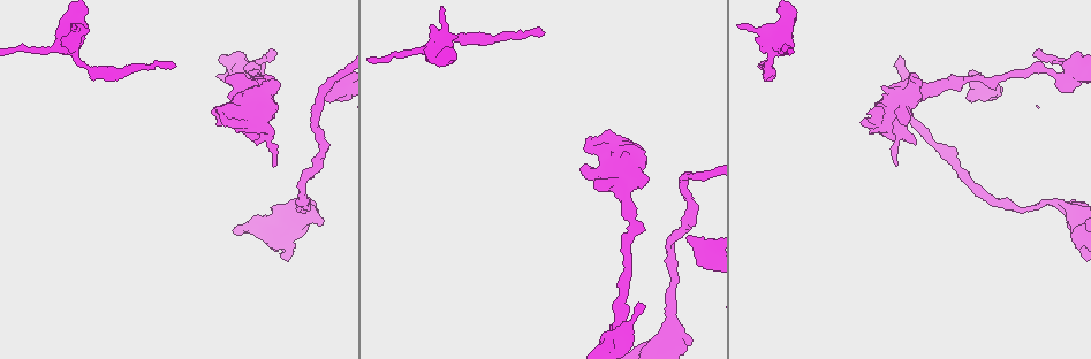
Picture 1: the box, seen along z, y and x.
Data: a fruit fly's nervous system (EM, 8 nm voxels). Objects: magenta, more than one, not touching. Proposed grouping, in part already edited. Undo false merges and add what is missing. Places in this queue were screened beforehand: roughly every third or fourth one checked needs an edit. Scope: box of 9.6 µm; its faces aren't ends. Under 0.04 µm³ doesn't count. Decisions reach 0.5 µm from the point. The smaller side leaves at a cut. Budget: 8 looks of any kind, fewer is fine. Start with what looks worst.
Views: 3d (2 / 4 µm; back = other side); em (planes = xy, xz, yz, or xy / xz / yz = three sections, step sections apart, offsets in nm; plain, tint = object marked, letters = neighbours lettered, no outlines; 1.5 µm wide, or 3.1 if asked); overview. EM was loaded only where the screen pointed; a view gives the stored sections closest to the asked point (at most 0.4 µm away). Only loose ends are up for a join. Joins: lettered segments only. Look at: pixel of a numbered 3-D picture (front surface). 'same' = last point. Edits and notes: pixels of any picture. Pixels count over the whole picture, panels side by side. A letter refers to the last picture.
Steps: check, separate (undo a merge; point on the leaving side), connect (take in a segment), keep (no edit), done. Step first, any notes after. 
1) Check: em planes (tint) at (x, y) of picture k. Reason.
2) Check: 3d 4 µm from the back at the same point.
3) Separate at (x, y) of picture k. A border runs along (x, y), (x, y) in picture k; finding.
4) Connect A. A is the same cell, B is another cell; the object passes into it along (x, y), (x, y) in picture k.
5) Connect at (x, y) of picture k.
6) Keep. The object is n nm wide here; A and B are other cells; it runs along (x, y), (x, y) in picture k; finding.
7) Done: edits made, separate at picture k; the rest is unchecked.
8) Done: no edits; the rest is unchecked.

Check: 3d 4 µm at (274, 165) of picture 1. An open end.

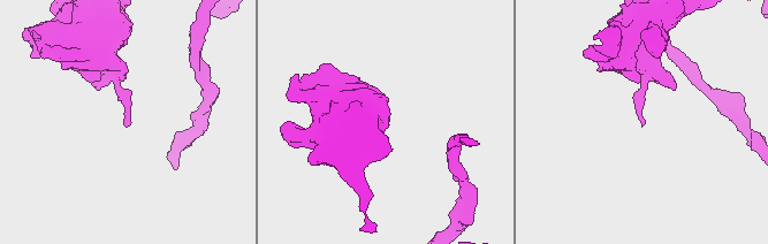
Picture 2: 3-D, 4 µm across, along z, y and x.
Check: em xy step 4 (tint) at (128, 124) of picture 2. Now the EM.

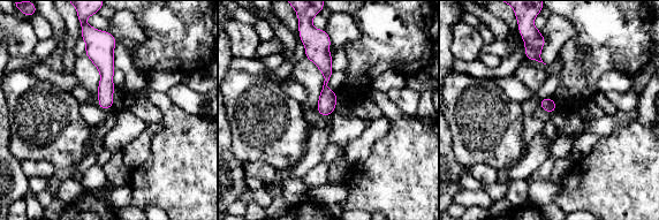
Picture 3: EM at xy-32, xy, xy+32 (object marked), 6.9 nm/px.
Check: em planes (letters) at the same point. Cut it another way.

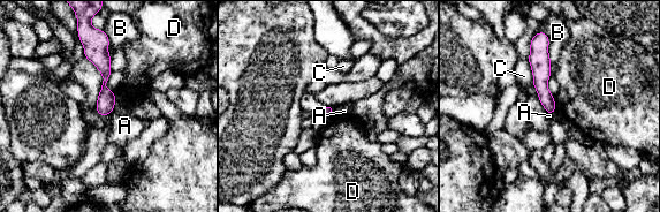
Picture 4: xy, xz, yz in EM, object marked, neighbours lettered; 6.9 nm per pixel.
Keep. A, B, C and D are other cells; it runs along (101, 42), (105, 112) in picture 4; none of them fits.

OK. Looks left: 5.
Check: 3d 4 µm from the back at (323, 222) of picture 1. Thick end.

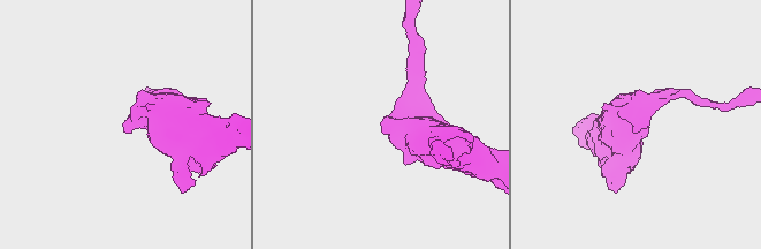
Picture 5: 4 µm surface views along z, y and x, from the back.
Check: em yz step 4 (letters) at (647, 127) of picture 5. Need the tissue.

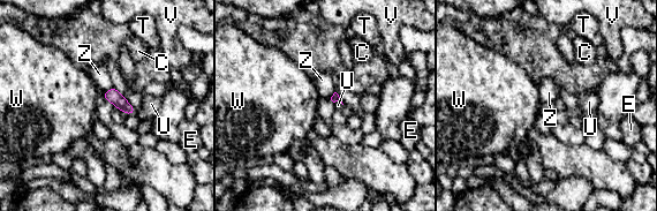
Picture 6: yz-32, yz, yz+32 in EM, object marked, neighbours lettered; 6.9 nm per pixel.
Check: em planes (letters) at the same point. Another direction.

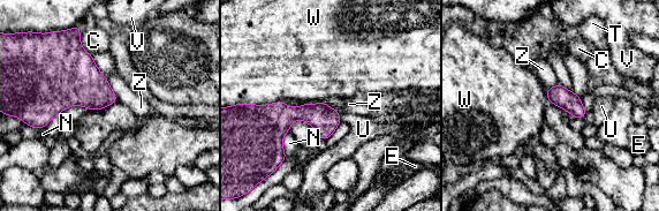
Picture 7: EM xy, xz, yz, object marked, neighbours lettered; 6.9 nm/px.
Keep. C, E, N, T, U, V, W and Z are other cells; a border runs along (283, 100), (266, 104), (237, 104) in picture 7; no lettered segment goes on from it.

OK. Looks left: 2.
Check: em xy step 8 (letters) at (862, 121) of picture 1.

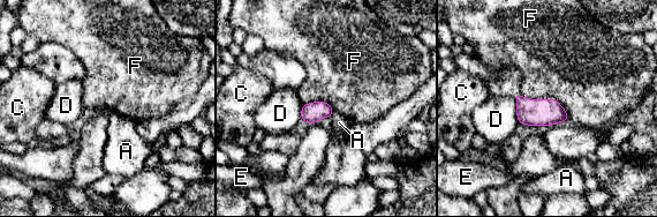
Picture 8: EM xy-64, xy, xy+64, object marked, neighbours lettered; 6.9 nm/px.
Check: em planes (letters) at the same point.

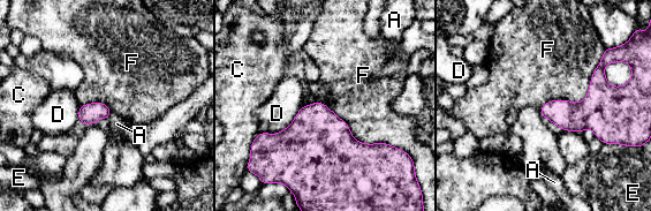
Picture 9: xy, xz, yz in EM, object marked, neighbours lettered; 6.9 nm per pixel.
Keep. A, C, D, E and F are other cells; a border runs along (303, 104), (390, 144) in picture 9; no lettered segment goes on from it.

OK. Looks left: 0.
Done: no edits; the rest is unchecked.

